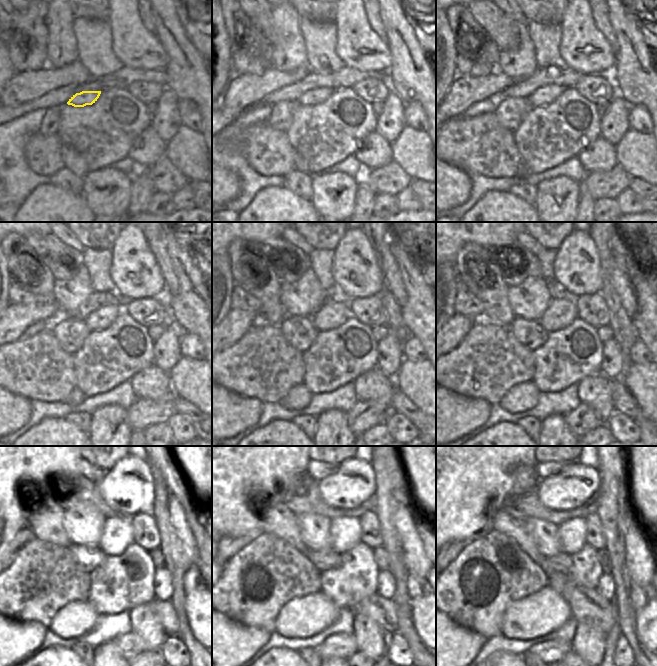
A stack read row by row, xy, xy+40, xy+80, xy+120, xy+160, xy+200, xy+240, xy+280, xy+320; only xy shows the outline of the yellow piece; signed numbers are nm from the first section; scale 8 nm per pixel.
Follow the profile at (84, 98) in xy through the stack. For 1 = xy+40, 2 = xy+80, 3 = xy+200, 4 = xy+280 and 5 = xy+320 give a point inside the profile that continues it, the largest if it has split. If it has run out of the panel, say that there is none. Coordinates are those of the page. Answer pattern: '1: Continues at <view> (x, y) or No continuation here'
1: Continues at xy+40 (315, 96)
2: Continues at xy+80 (545, 95)
3: Continues at xy+200 (561, 312)
4: Continues at xy+280 (345, 532)
5: Continues at xy+320 (572, 533)

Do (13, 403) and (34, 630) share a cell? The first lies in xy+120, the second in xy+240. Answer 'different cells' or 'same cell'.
same cell

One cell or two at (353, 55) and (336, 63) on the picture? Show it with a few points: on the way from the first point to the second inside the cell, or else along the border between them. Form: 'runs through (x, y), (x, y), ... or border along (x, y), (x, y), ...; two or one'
border along (336, 38), (335, 53), (345, 66); two

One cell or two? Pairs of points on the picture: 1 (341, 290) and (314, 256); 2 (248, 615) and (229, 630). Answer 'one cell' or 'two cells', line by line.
1: two cells
2: two cells

